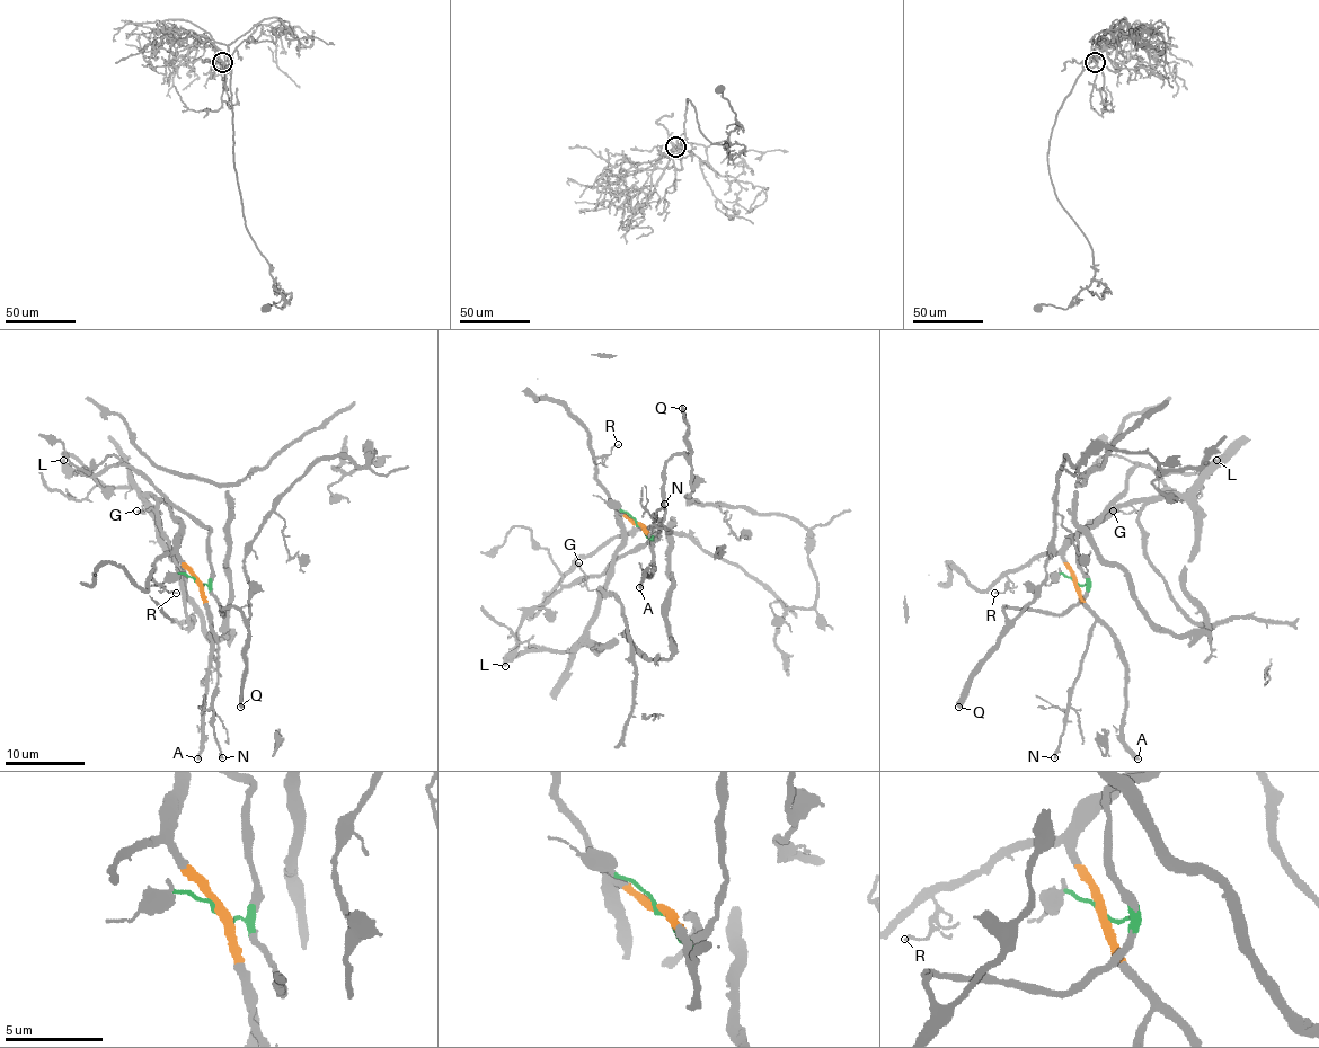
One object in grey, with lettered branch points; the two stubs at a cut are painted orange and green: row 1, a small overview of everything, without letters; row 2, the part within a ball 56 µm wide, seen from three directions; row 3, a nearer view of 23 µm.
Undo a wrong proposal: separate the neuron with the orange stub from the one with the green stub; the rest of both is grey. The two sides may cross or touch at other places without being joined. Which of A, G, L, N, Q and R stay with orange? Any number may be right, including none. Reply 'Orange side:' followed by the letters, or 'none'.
Orange side: A, G, N, R

